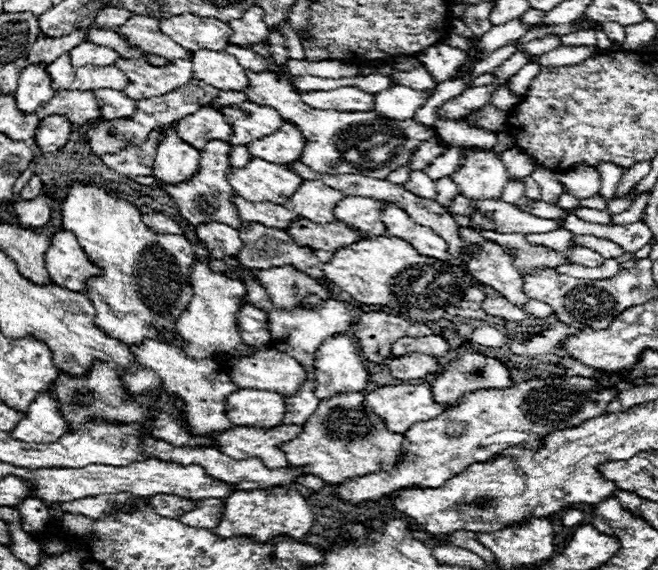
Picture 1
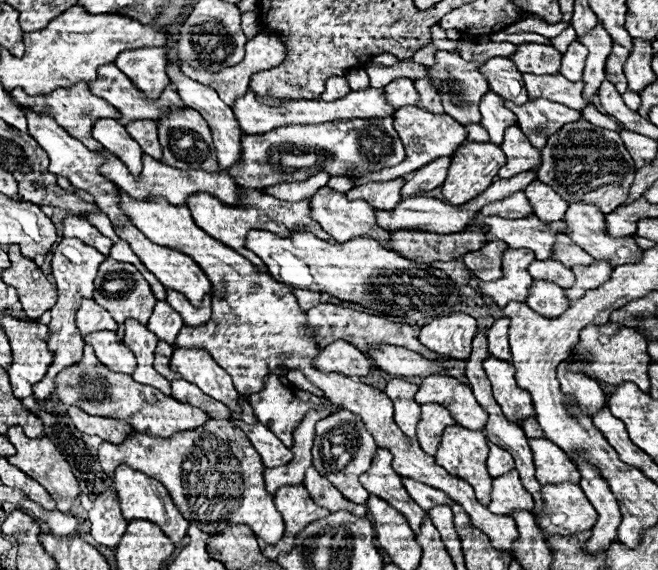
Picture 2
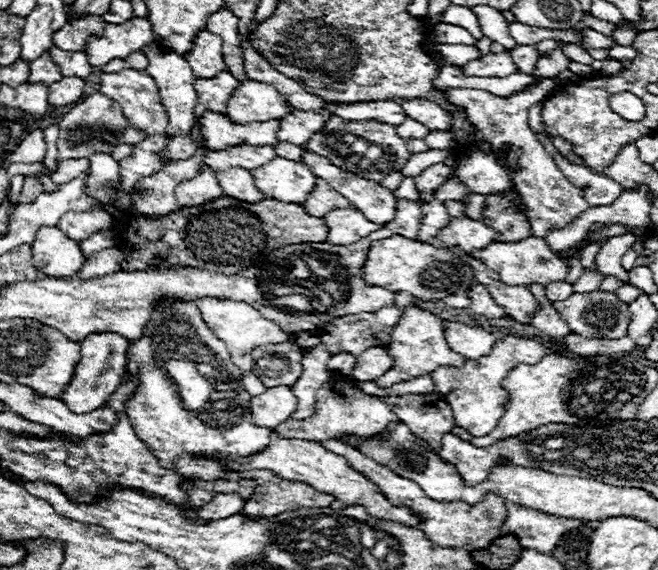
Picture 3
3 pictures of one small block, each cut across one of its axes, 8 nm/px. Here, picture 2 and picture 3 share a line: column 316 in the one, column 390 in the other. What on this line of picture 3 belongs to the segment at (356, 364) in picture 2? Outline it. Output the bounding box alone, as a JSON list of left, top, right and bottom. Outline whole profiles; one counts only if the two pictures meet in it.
[352,346,392,380]

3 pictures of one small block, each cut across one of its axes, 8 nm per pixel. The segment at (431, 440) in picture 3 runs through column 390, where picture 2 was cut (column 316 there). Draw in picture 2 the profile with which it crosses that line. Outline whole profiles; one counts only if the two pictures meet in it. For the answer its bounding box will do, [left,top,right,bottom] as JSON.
[248,374,332,448]

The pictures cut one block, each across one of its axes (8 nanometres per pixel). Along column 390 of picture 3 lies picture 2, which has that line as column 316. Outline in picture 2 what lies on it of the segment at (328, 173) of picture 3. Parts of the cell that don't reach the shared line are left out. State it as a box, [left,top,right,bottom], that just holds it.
[312,188,390,248]

